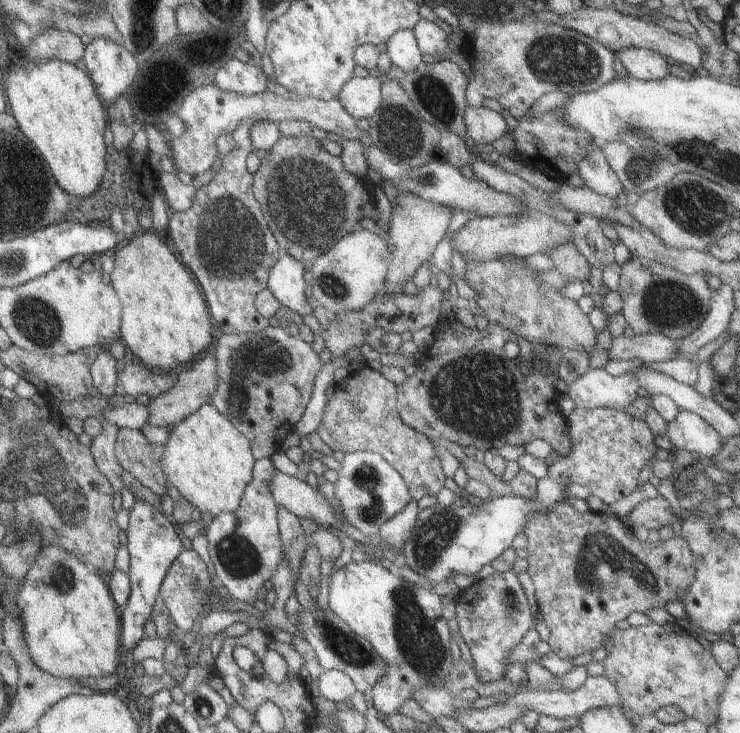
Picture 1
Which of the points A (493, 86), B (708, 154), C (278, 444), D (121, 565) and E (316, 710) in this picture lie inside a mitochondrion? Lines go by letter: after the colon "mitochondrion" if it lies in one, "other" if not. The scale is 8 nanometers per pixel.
A: other
B: mitochondrion
C: other
D: other
E: other

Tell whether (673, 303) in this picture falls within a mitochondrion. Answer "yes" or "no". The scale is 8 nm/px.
yes

